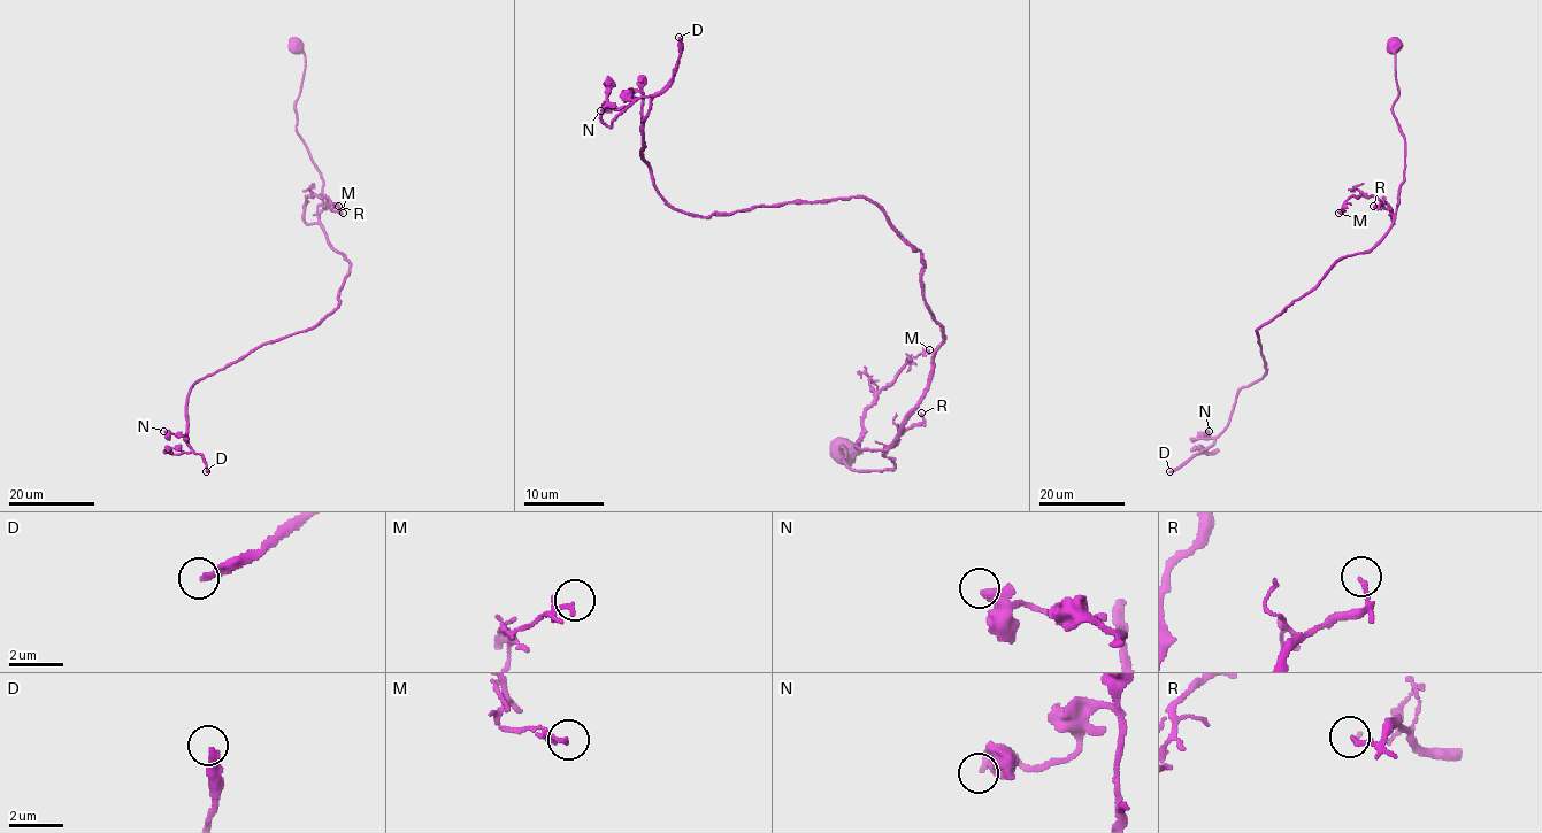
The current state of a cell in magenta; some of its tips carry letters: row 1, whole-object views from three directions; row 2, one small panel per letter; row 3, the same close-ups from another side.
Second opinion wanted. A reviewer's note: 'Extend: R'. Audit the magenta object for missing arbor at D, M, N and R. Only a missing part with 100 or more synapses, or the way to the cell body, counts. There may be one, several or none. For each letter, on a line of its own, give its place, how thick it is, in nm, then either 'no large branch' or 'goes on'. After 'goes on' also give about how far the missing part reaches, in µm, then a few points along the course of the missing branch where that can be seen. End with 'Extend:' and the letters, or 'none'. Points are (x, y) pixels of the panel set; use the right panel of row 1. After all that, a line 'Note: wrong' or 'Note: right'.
D: (1170, 471) | 280 nm | goes on | 45 µm
M: (1339, 213) | 100 nm | no large branch
N: (1209, 431) | 300 nm | no large branch
R: (1373, 206) | 160 nm | no large branch
Extend: D
Note: wrong

